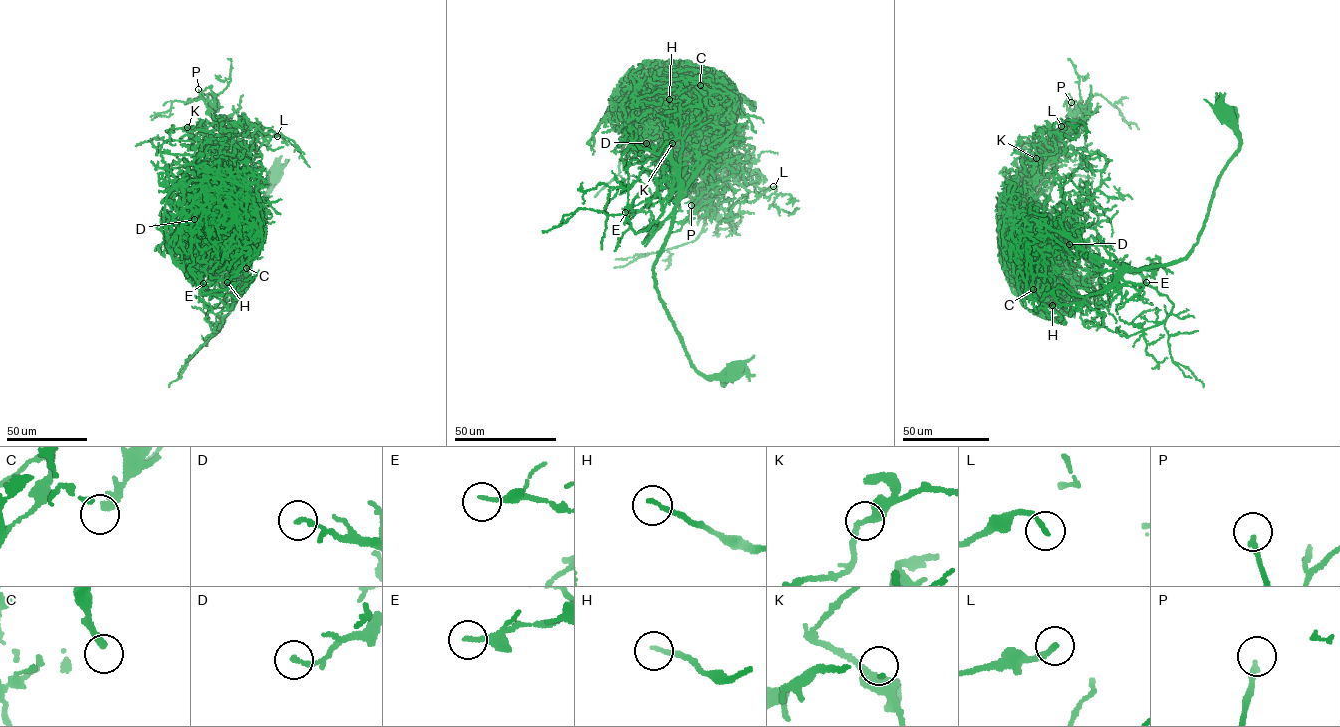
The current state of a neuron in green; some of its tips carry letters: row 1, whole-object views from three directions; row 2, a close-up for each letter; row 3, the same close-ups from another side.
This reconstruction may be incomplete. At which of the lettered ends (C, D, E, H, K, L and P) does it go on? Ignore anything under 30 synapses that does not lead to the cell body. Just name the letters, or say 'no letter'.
no letter

